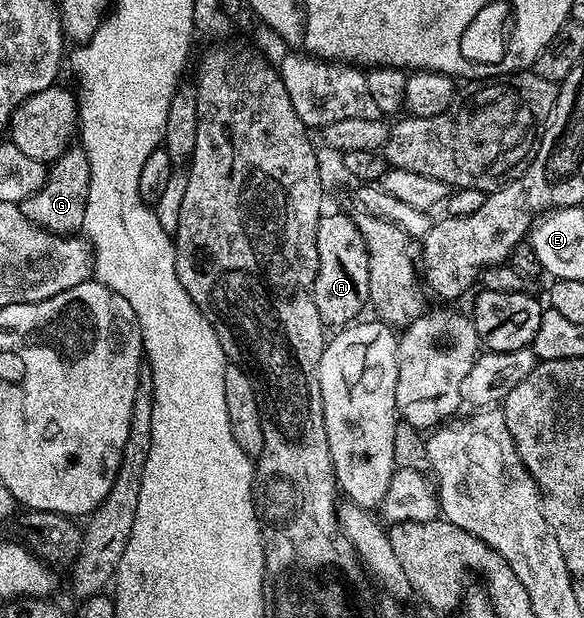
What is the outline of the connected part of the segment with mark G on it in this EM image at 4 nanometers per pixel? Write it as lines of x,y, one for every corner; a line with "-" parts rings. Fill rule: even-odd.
81,147
65,149
56,160
49,162
46,181
27,201
21,202
24,215
49,233
74,235
82,229
84,211
88,211
90,164
86,150

